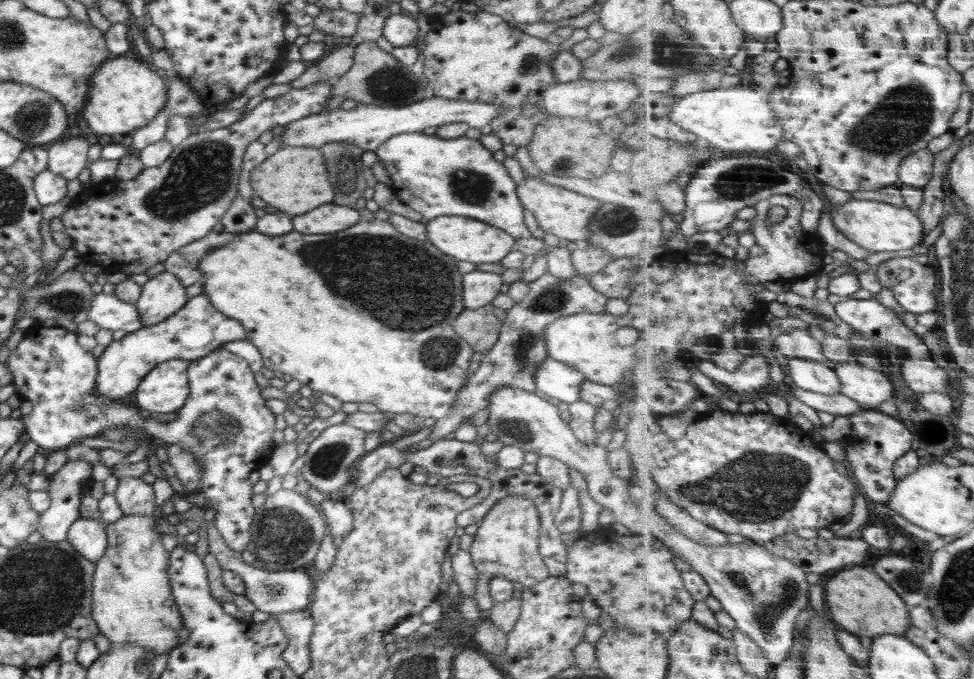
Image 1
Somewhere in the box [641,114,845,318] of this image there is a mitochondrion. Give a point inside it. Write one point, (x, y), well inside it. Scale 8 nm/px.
(743, 180)

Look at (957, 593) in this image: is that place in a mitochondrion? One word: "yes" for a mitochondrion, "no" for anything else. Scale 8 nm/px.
yes

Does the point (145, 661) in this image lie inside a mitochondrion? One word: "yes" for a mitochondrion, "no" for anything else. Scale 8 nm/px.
no

